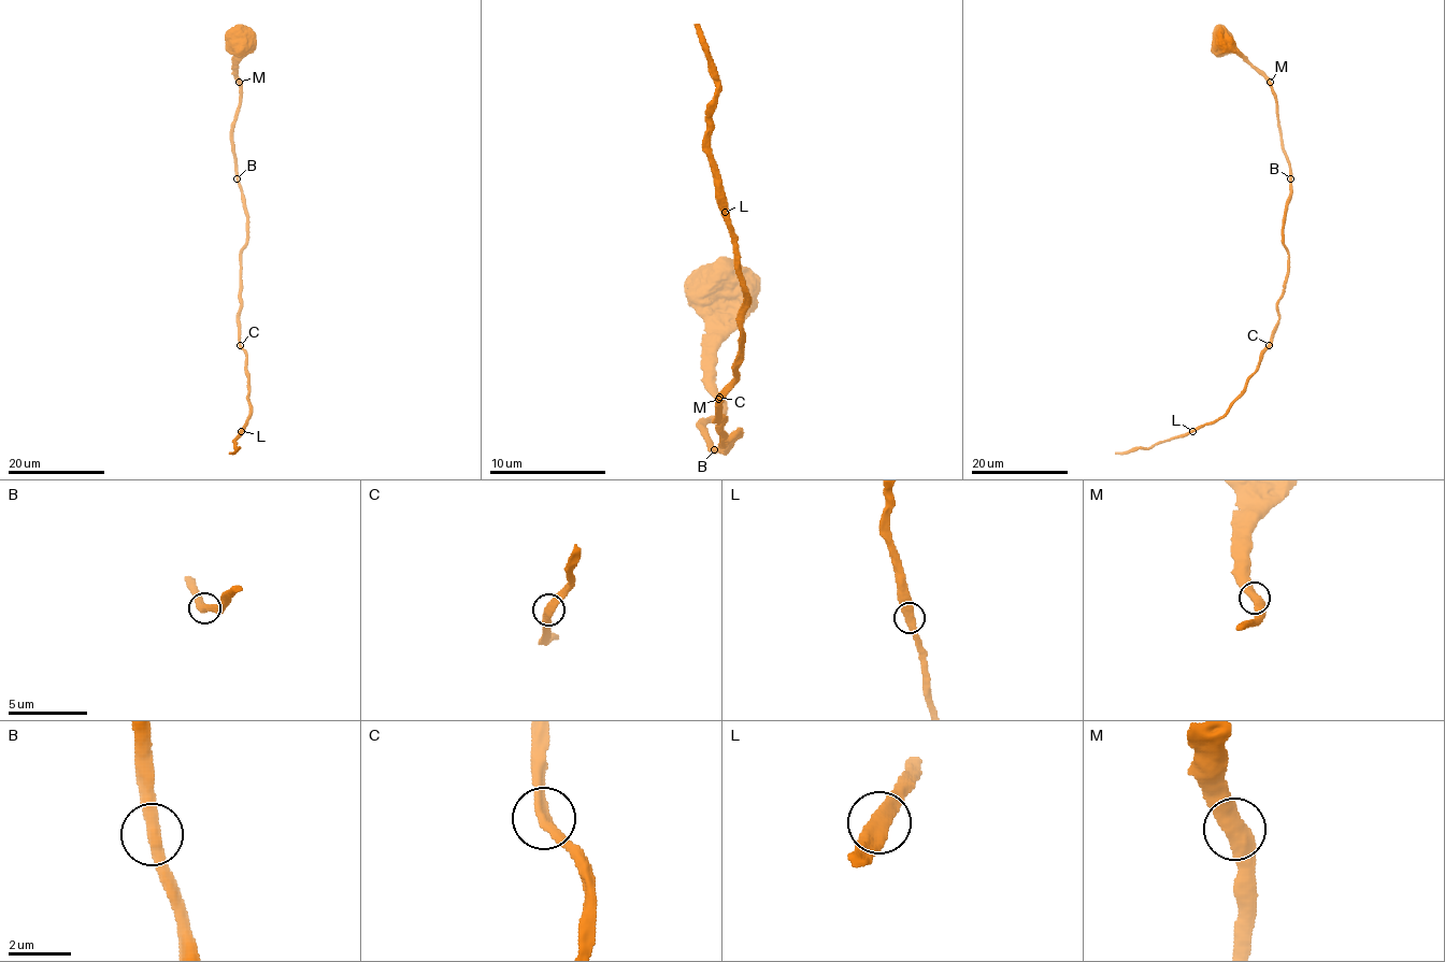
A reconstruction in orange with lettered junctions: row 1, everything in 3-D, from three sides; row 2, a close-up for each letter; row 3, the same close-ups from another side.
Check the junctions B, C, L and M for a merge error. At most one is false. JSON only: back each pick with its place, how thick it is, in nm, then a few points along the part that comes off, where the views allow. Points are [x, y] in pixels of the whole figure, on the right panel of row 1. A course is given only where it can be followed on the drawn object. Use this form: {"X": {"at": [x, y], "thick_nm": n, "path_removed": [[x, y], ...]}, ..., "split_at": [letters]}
{"split_at": []}

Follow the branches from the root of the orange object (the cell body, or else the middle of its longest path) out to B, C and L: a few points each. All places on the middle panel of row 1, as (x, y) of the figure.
B: (728, 295), (723, 297), (723, 341), (713, 368), (719, 414), (704, 426), (713, 449)
C: (728, 295), (713, 368), (719, 414), (704, 426), (707, 441), (725, 449), (737, 431), (723, 443), (719, 397)
L: (728, 295), (704, 426), (716, 449), (737, 438), (723, 443), (716, 408), (745, 303), (725, 212)

